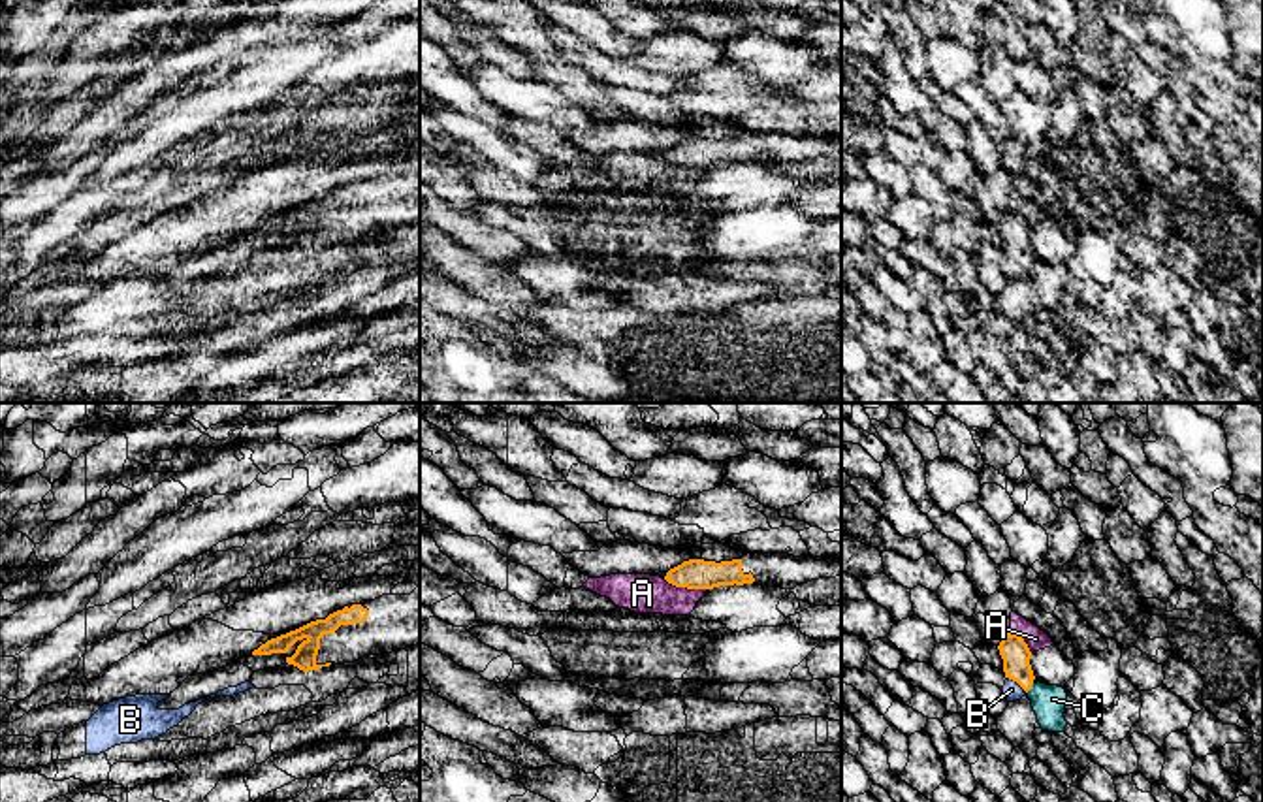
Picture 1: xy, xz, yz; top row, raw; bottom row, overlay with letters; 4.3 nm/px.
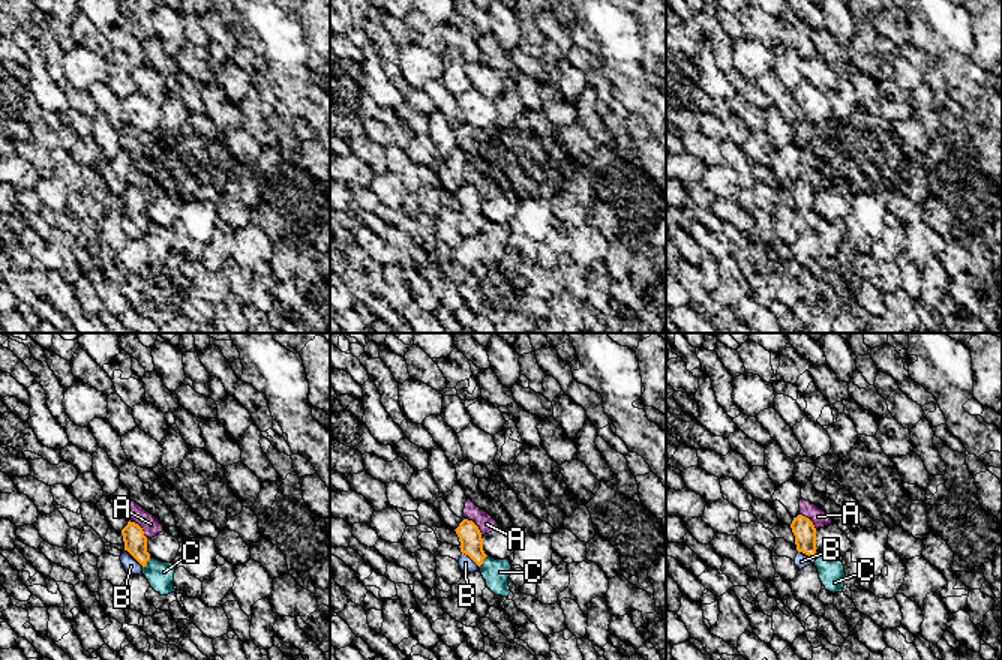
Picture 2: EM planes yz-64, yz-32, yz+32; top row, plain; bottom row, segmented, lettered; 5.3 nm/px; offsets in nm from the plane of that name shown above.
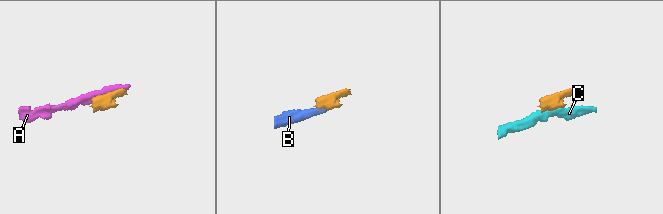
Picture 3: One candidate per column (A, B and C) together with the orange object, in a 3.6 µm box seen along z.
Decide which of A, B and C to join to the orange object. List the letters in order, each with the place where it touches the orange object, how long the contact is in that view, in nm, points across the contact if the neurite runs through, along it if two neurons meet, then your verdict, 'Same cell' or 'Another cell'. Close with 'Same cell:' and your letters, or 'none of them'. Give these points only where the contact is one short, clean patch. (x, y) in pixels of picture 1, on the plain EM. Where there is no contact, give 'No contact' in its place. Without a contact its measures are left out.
A: Touches orange at xz (686, 164). Shared border 200 nm. Boundary: xz (663, 157), (676, 164), (706, 168). Another cell
B: Touches orange at yz (1017, 260). Shared border 100 nm. Path across: yz (1013, 228), (1017, 234), (1017, 260), (1011, 268). Same cell
C: Touches orange at yz (1030, 266). Shared border 50 nm. Boundary: yz (1034, 262), (1026, 270). Another cell
Same cell: B

